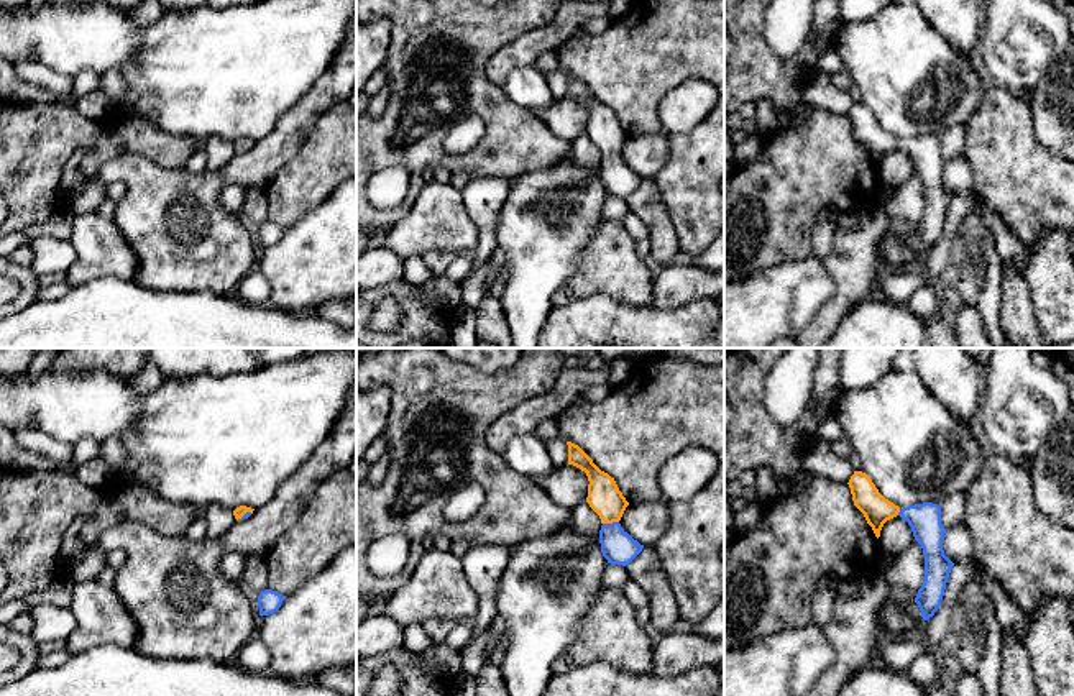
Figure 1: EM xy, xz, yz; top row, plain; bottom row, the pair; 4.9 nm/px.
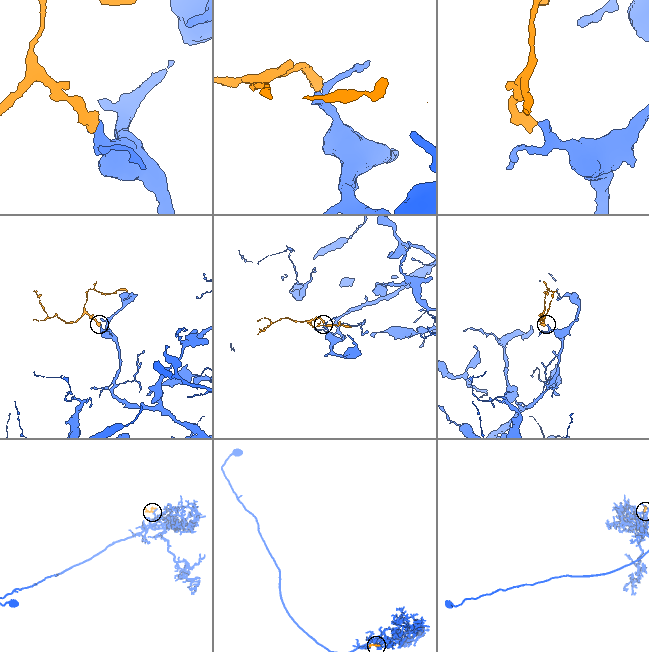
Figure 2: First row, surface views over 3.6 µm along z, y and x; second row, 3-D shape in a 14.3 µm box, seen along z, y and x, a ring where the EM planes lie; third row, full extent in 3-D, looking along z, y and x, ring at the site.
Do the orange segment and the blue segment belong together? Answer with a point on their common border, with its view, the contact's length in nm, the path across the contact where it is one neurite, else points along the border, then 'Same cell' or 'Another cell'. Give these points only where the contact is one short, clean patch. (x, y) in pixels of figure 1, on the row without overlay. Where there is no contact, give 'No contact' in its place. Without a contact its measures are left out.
Touches orange at xz (610, 155). Shared border 80 nm. Path across: xz (605, 130), (610, 137), (610, 155), (611, 169), (618, 179). Same cell

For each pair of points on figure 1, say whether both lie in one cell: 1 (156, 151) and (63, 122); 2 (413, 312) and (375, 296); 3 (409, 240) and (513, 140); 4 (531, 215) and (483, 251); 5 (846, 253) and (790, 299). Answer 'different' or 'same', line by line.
1: same
2: same
3: different
4: different
5: different

